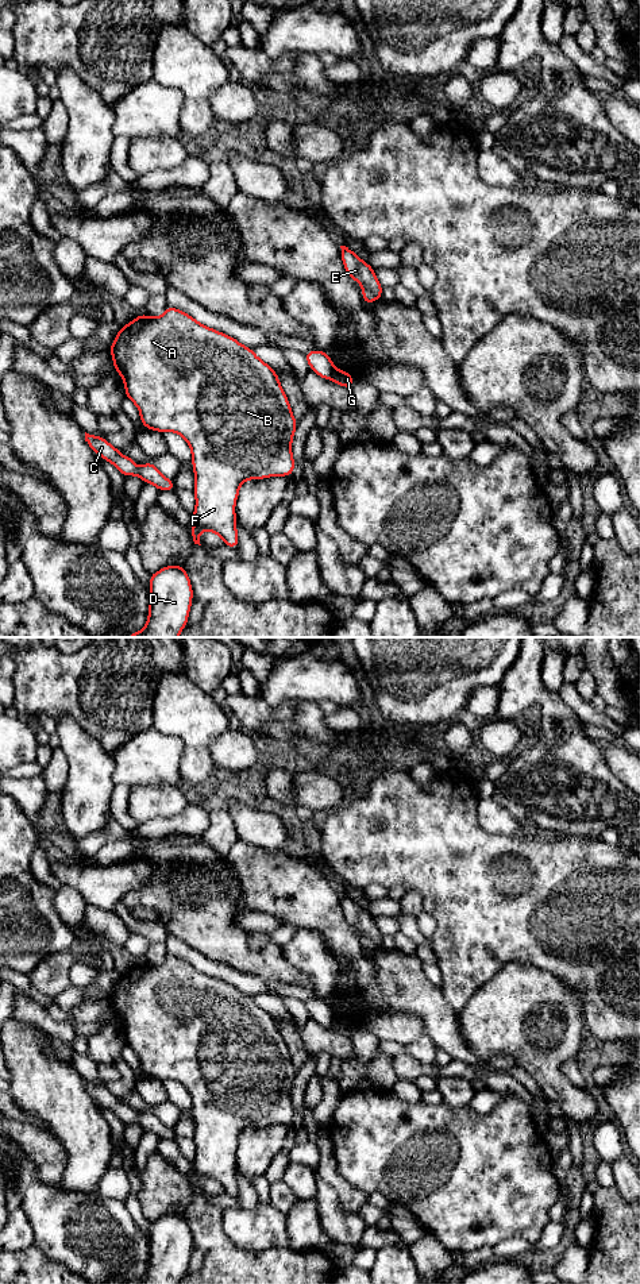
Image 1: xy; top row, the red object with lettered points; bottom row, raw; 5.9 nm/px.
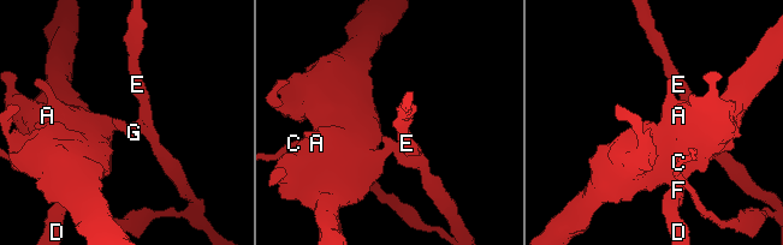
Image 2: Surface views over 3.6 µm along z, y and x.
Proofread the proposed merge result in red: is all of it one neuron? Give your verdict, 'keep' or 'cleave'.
cleave

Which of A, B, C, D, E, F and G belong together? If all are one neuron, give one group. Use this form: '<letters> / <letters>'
A B D F / C E G

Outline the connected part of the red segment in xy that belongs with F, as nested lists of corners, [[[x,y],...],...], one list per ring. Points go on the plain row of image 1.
[[[167,955],[159,965],[140,961],[120,976],[109,998],[115,1019],[123,1026],[126,1045],[138,1054],[144,1076],[178,1081],[192,1098],[196,1157],[192,1161],[190,1185],[194,1192],[201,1194],[201,1179],[211,1179],[217,1181],[225,1194],[236,1196],[239,1185],[235,1152],[239,1134],[247,1127],[274,1123],[289,1126],[296,1114],[292,1104],[292,1088],[297,1069],[292,1063],[278,1022],[250,995],[244,995],[236,987],[196,969],[188,961],[171,955]]]

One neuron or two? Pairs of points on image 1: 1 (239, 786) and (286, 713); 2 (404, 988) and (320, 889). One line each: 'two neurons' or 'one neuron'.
1: two neurons
2: one neuron

